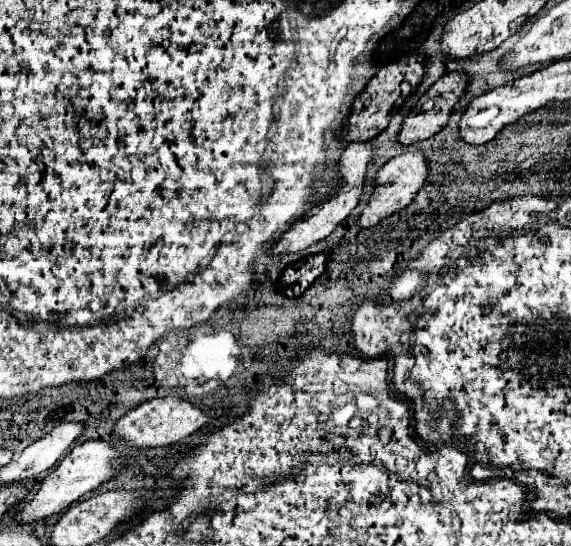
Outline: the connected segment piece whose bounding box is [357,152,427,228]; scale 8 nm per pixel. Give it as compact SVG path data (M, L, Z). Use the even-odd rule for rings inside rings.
M405 152L399 154L395 158L391 158L375 176L375 188L373 194L369 198L369 204L363 208L363 212L357 218L357 226L359 228L373 228L375 224L379 224L383 218L387 218L389 214L393 214L395 210L407 208L407 204L415 198L415 194L419 192L419 188L423 186L427 178L427 162L423 158L421 152Z

